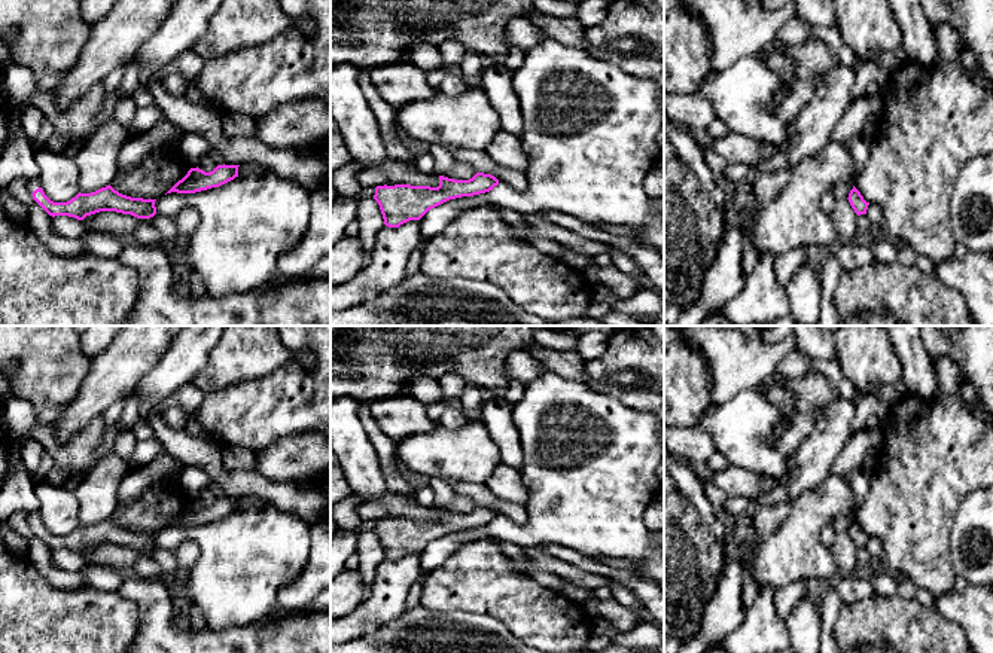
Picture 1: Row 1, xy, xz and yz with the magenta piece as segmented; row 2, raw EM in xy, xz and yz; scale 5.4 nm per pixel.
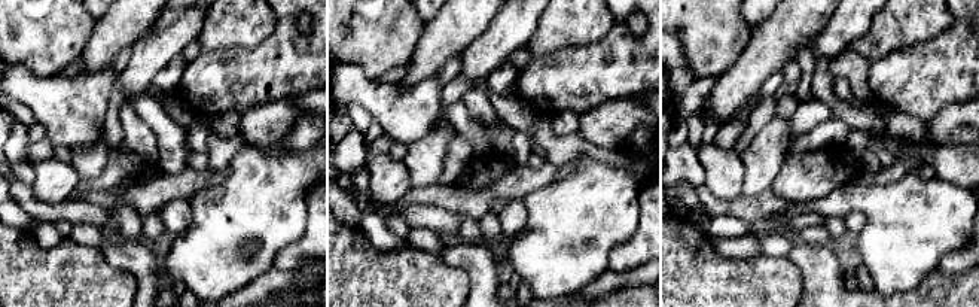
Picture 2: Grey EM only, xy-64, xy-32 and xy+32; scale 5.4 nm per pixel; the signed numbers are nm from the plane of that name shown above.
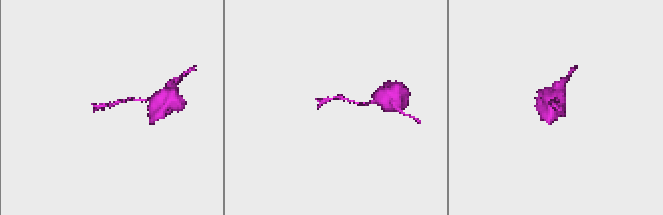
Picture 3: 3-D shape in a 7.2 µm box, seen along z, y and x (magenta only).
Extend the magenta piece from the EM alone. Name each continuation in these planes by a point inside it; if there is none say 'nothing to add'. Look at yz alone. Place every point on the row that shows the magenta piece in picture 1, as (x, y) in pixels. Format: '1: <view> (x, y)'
nothing to add

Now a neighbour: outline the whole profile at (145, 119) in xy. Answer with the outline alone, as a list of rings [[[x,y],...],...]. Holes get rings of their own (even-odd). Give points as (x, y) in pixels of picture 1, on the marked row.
[[[159,107],[137,109],[132,132],[144,134],[161,120],[165,120],[165,115]]]

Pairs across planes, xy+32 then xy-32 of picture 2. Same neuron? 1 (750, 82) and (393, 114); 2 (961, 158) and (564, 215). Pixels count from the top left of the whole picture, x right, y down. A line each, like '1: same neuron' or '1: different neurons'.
1: different neurons
2: different neurons

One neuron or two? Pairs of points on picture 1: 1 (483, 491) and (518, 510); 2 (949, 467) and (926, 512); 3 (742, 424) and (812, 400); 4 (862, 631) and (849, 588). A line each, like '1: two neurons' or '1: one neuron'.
1: one neuron
2: one neuron
3: one neuron
4: two neurons

